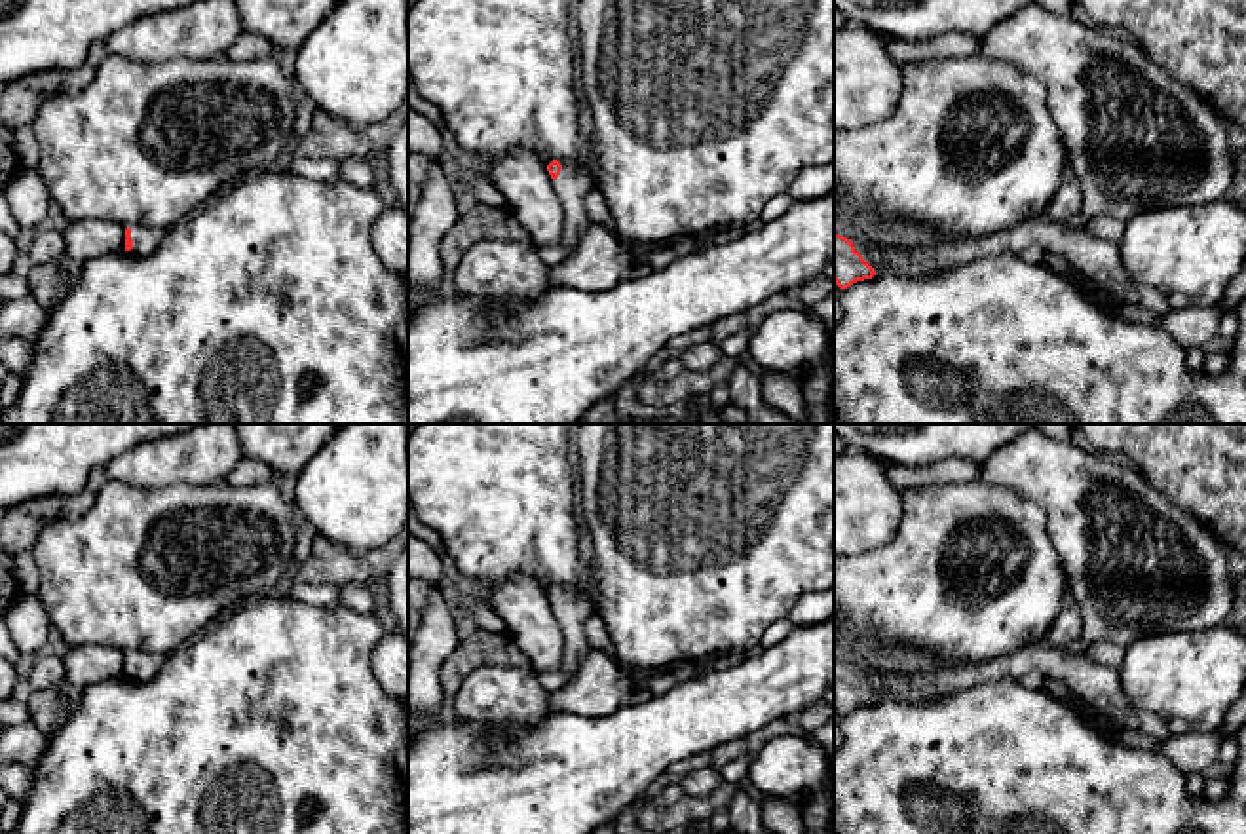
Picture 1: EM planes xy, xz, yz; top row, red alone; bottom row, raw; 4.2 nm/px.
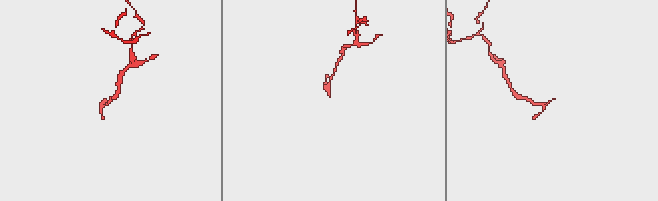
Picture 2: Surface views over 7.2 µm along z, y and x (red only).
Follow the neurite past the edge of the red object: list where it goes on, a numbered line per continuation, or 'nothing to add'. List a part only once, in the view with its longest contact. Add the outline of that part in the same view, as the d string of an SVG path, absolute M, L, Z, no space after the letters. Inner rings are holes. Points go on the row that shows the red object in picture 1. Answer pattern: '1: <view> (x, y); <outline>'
1: xy (145, 240); M131 226L133 253L144 256L163 239L165 230L150 226Z

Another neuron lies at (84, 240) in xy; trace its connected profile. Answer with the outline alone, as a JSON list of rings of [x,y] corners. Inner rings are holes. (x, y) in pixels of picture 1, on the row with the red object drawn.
[[[74,220],[63,236],[65,255],[80,262],[125,251],[125,226],[114,220]]]

